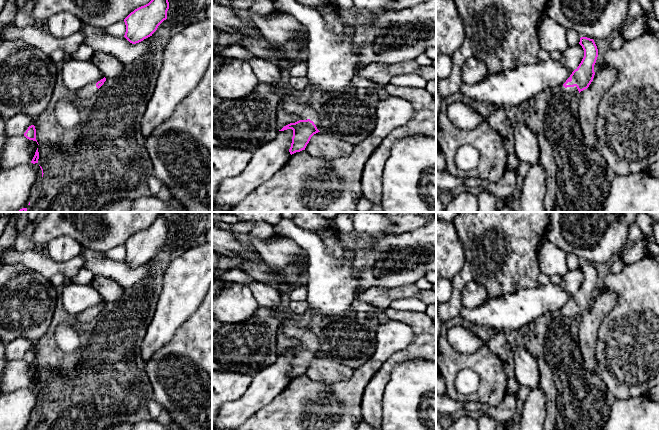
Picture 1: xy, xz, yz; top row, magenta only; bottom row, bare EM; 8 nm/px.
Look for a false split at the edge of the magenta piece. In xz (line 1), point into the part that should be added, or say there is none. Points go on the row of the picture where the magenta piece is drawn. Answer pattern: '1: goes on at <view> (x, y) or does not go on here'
1: goes on at xz (266, 71)

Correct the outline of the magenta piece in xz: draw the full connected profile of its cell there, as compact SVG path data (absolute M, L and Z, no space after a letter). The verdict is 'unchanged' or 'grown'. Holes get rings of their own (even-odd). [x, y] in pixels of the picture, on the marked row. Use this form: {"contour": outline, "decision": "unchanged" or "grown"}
{"contour": "M253 56L248 63L259 82L275 86L283 95L280 108L287 113L300 117L299 121L290 123L279 130L293 130L292 143L289 149L290 154L305 150L311 137L320 132L318 113L309 105L303 106L297 103L291 88L281 77L280 67L277 63L256 56Z", "decision": "grown"}

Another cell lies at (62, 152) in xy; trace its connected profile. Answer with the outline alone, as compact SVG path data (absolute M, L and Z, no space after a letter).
M61 145L55 151L55 154L60 156L65 162L67 162L67 163L71 162L71 154L70 154L70 152L68 152L67 149L63 148Z

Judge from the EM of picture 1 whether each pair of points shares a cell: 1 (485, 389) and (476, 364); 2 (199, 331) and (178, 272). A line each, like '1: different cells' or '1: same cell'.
1: same cell
2: different cells

